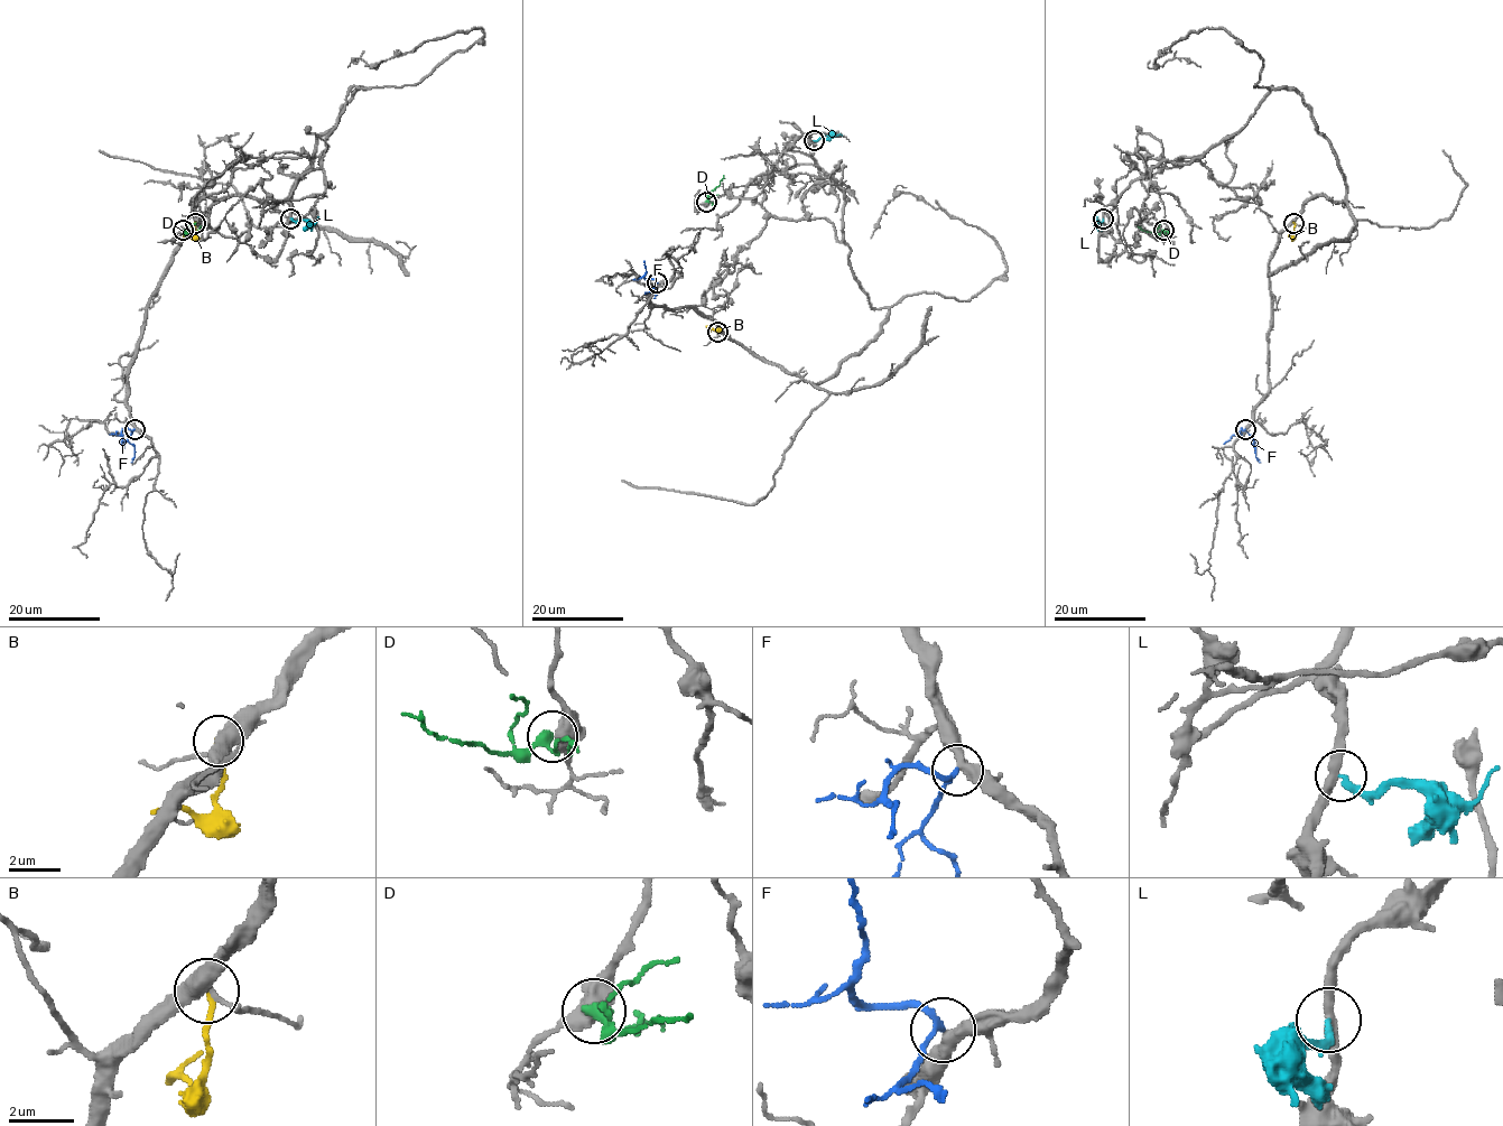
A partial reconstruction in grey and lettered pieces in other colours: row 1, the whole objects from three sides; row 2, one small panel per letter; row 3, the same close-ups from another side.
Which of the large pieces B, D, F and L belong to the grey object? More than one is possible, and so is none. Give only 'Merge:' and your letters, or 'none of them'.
Merge: F

